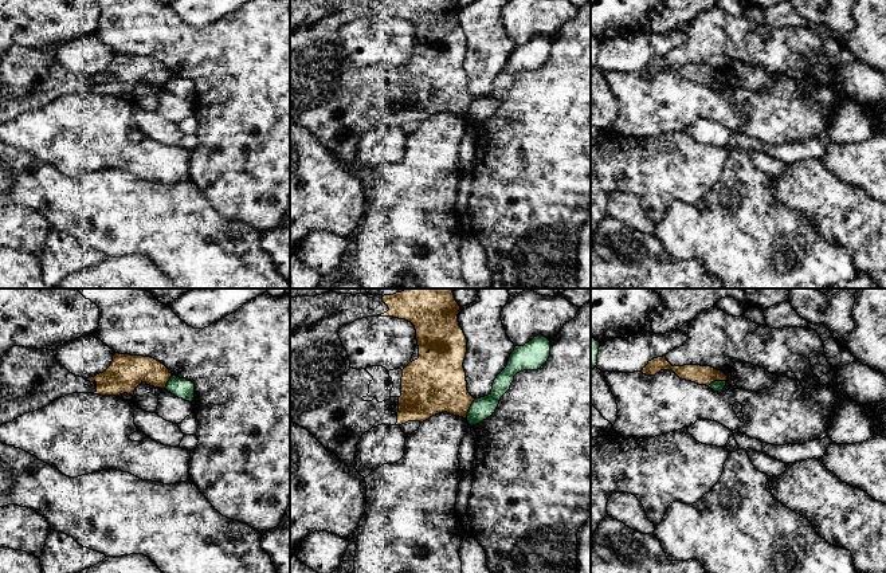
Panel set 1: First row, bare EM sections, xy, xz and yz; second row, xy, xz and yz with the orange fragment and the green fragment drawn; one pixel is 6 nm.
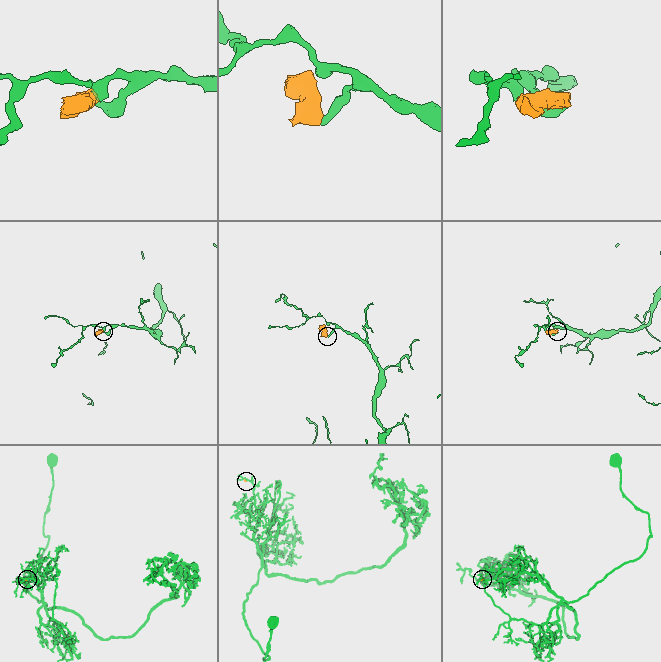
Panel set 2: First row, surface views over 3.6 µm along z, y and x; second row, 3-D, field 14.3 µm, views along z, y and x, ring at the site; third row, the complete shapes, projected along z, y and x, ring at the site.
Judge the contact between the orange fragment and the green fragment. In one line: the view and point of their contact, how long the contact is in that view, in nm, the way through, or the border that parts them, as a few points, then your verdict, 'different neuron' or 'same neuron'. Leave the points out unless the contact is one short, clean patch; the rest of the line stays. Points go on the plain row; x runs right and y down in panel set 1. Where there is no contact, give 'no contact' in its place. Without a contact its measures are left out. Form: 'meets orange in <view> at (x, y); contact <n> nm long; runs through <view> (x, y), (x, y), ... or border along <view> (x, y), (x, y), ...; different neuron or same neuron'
meets orange in xz at (469, 108); contact 130 nm long; border along xz (475, 98), (466, 117); different neuron

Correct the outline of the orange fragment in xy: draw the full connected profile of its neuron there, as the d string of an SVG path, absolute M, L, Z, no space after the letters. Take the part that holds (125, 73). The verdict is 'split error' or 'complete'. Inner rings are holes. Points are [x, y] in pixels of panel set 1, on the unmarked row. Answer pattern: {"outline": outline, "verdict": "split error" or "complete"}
{"outline": "M12 46L0 58L0 123L12 122L24 113L39 110L50 102L72 93L101 95L134 94L141 82L164 89L170 79L170 70L152 56L115 52L110 66L94 76L83 78L62 66L54 50Z", "verdict": "split error"}

